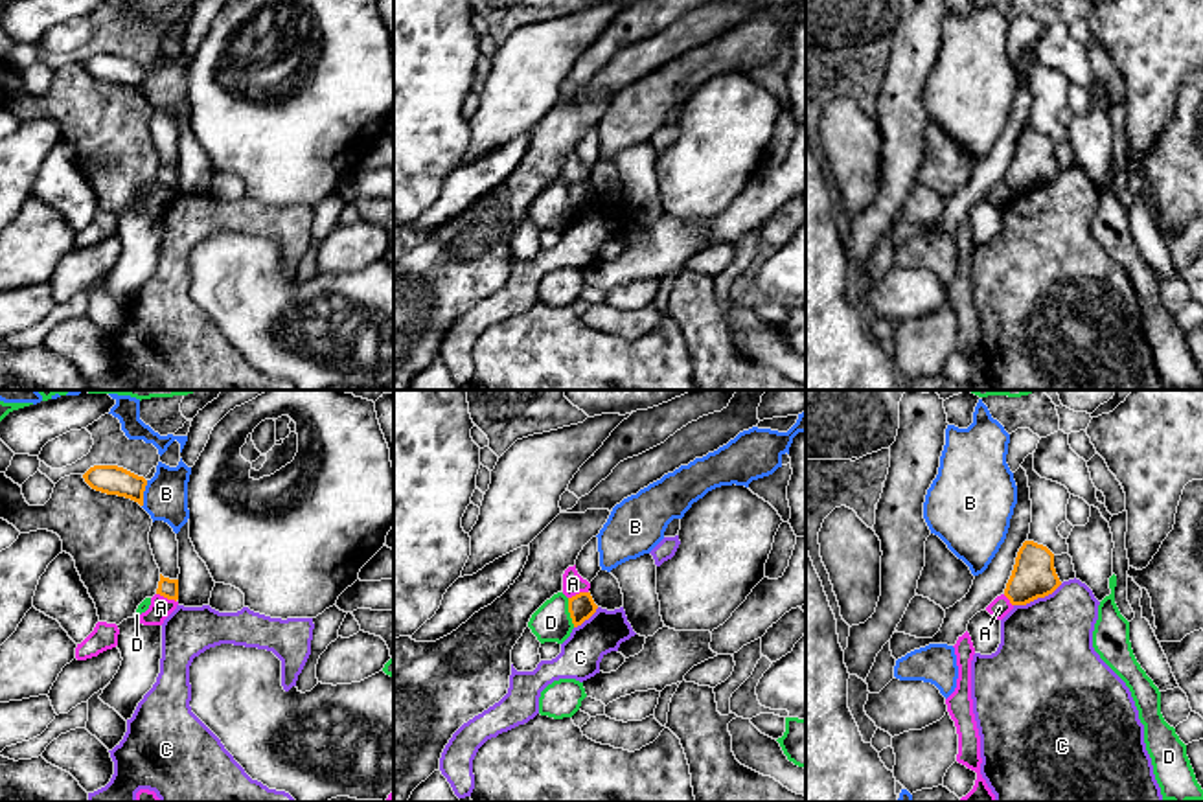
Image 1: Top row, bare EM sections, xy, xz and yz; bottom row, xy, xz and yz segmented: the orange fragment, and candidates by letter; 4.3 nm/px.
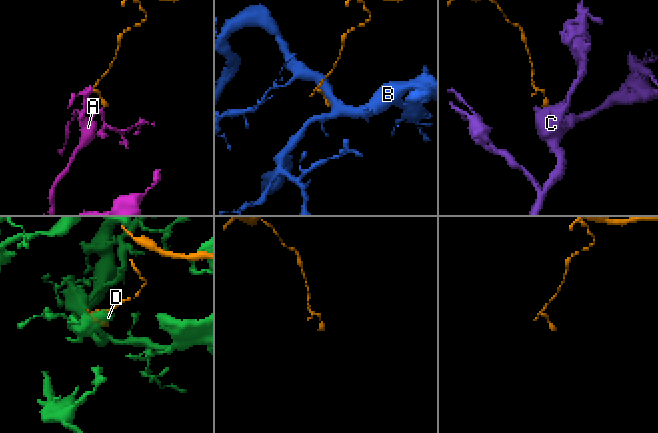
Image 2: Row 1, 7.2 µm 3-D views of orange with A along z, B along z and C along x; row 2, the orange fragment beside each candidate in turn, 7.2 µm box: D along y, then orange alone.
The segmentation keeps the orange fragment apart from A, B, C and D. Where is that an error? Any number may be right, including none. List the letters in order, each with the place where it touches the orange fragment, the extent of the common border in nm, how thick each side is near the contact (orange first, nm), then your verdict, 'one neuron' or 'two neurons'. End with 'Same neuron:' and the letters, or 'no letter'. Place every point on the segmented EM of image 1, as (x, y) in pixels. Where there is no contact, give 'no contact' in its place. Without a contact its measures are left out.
A: contact xy (166, 596); length 100 nm; calibres 80 and 100 nm; two neurons
B: contact xy (142, 493); length 120 nm; calibres 130 and 190 nm; two neurons
C: contact yz (1038, 596); length 240 nm; calibres 190 and 400 nm; two neurons
D: contact xz (571, 613); length 130 nm; calibres 120 and 170 nm; two neurons
Same neuron: no letter

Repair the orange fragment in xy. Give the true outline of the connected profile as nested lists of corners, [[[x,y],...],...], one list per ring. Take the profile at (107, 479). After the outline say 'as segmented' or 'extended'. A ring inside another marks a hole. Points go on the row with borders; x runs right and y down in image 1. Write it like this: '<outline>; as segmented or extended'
[[[94,465],[83,475],[85,482],[101,493],[131,498],[143,506],[147,480],[118,465]]]; as segmented

